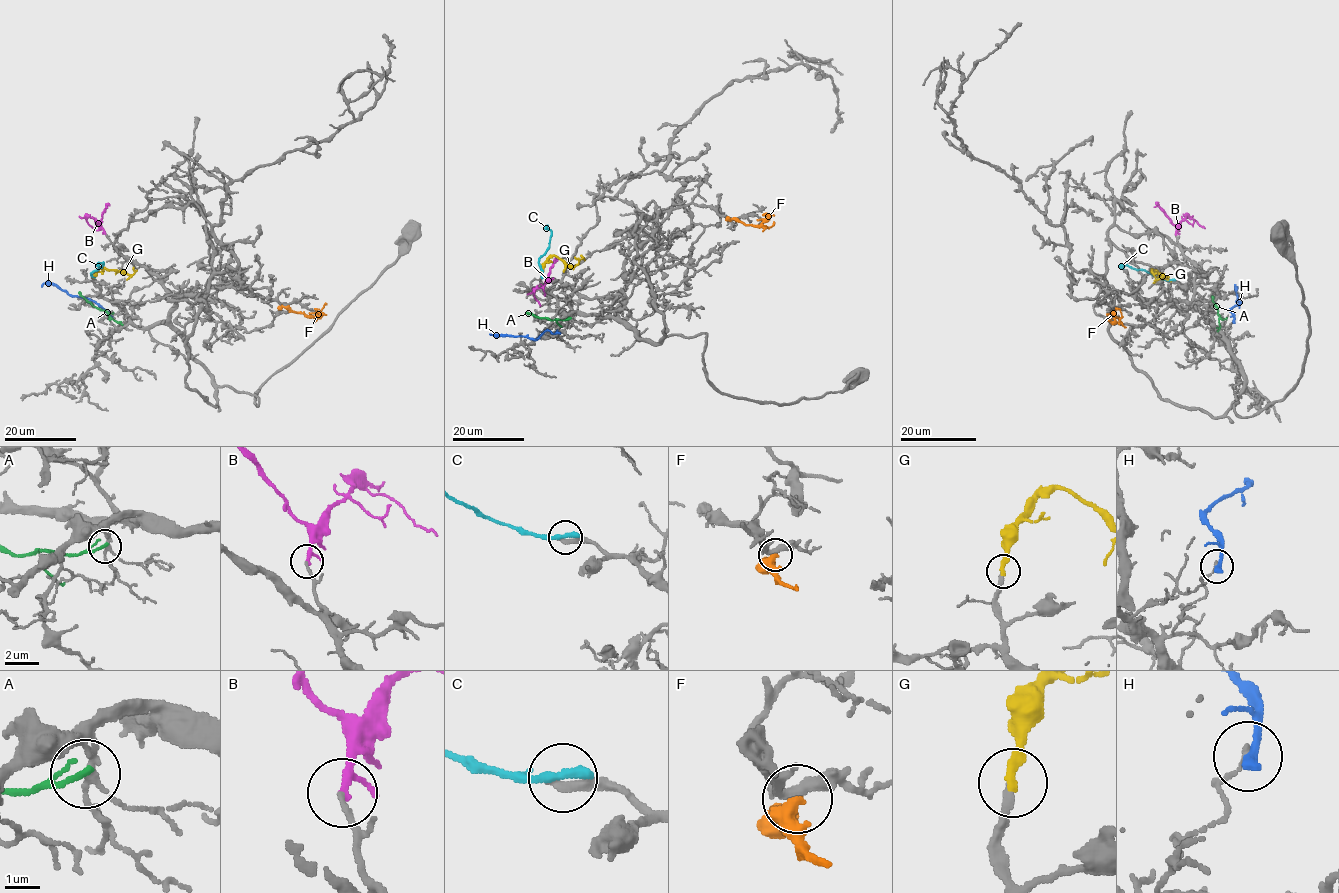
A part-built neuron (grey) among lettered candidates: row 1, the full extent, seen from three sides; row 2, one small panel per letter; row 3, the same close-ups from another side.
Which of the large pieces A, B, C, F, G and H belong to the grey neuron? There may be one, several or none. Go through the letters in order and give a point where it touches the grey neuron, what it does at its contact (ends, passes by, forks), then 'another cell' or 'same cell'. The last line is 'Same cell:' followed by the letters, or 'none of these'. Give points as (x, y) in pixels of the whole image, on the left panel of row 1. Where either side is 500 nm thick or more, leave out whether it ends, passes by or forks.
A: meets grey at (122, 324); it ends there; another cell
B: meets grey at (105, 233); it passes by; same cell
C: meets grey at (94, 277); it ends there; another cell
F: meets grey at (282, 305); it passes by; another cell
G: meets grey at (94, 277); it ends there; same cell
H: meets grey at (109, 316); it ends there; another cell
Same cell: B, G

